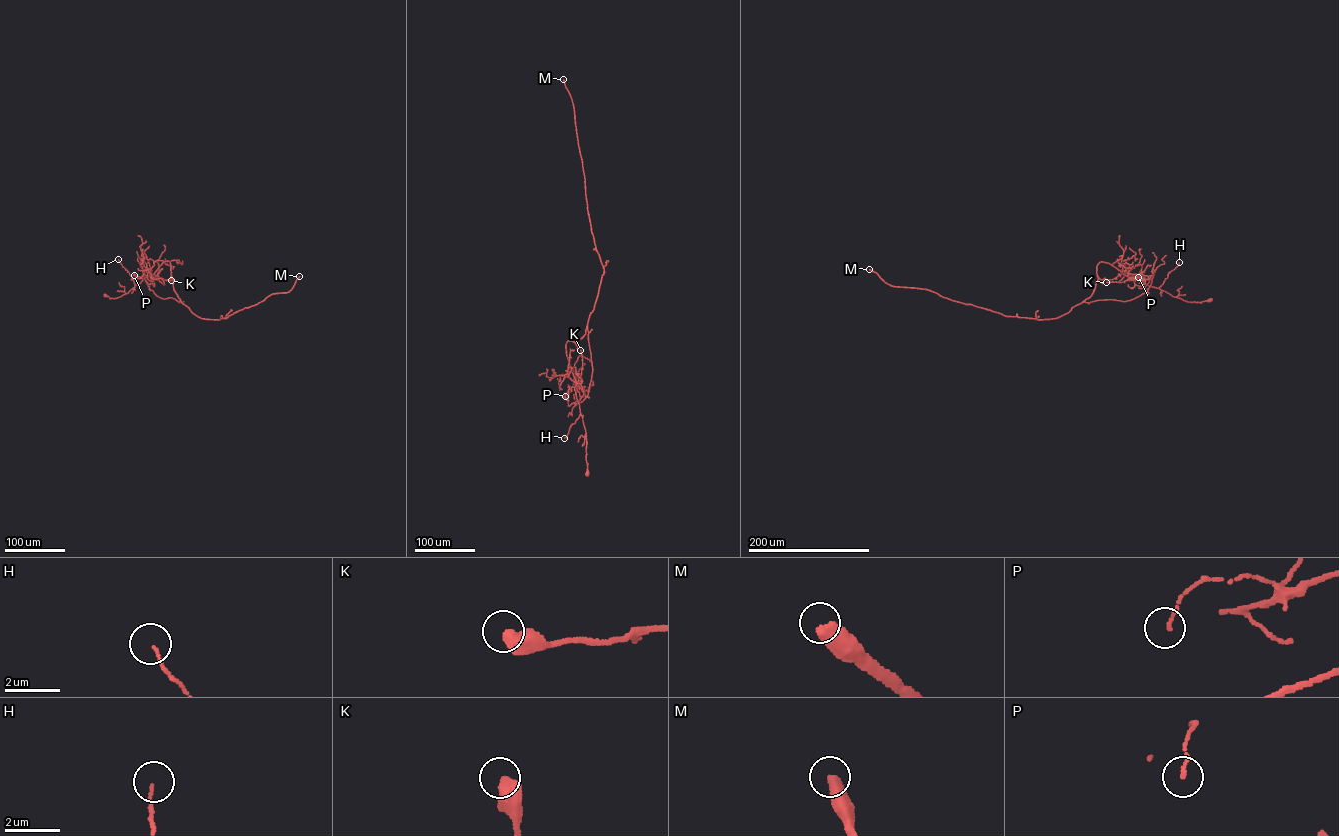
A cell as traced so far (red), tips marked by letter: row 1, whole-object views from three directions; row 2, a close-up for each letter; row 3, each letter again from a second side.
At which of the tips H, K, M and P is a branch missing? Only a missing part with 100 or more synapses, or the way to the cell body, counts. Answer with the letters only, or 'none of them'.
M

